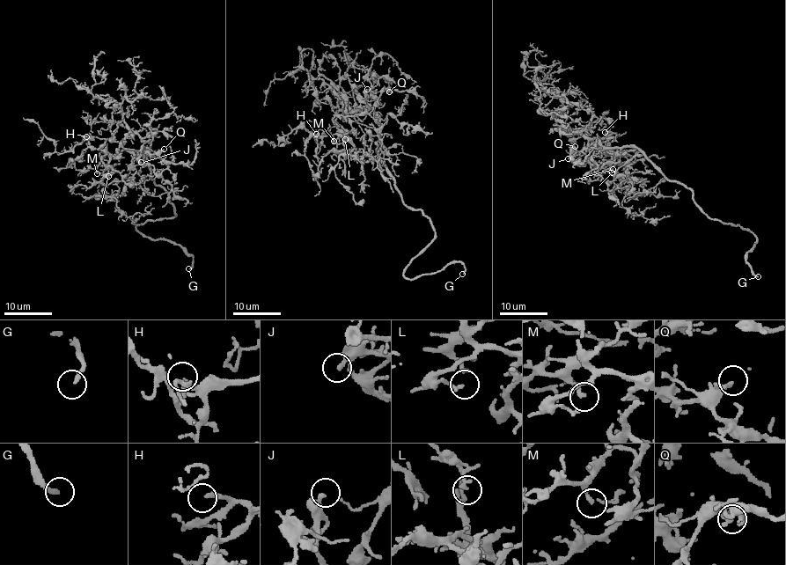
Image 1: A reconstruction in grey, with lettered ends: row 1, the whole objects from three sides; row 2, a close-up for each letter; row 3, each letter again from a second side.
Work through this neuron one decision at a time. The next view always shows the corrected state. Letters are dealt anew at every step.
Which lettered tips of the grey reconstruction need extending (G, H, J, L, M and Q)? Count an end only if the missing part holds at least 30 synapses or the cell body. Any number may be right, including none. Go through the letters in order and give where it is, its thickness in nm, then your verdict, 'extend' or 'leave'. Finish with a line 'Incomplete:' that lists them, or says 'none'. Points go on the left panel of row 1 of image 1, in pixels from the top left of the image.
G: place (188, 268); calibre 200 nm; extend
H: place (86, 136); calibre 240 nm; extend
J: place (141, 162); calibre 280 nm; leave
L: place (108, 176); calibre 180 nm; leave
M: place (97, 173); calibre 130 nm; leave
Q: place (164, 149); calibre 240 nm; leave
Incomplete: G, H

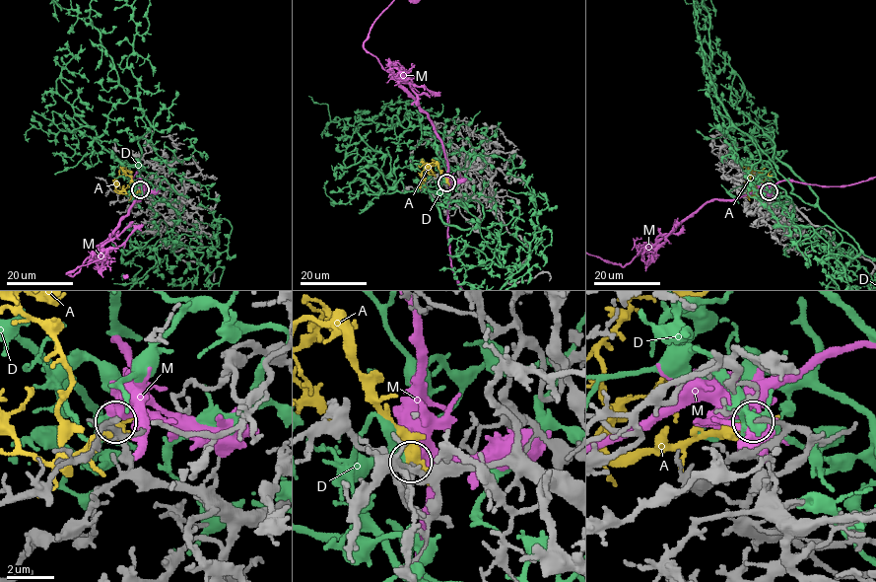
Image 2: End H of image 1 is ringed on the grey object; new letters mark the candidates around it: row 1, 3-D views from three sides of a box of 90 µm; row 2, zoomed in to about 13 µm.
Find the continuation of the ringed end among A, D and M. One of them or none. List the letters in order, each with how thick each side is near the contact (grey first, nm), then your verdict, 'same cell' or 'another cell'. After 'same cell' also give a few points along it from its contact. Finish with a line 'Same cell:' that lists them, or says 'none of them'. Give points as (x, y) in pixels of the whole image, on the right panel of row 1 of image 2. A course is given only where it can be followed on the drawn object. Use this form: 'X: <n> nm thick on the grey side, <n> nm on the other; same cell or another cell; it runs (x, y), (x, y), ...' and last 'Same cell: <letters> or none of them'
A: 280 nm thick on the grey side, 550 nm on the other; same cell
D: 240 nm thick on the grey side, 420 nm on the other; another cell
M: 240 nm thick on the grey side, 700 nm on the other; another cell
Same cell: A

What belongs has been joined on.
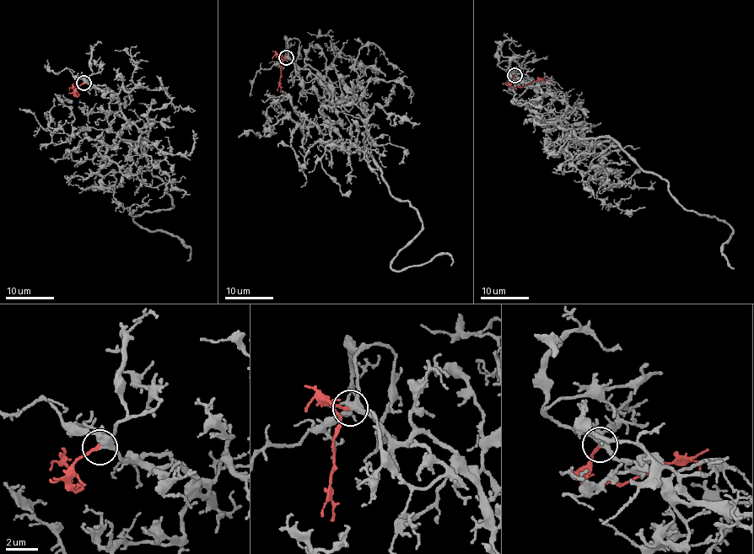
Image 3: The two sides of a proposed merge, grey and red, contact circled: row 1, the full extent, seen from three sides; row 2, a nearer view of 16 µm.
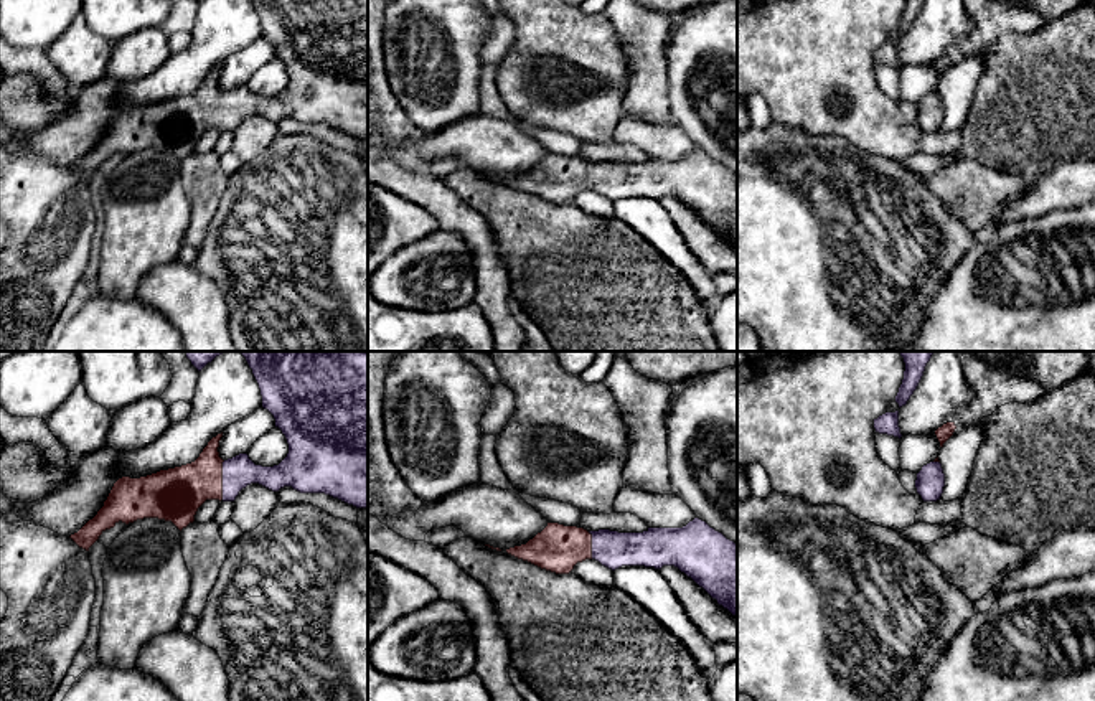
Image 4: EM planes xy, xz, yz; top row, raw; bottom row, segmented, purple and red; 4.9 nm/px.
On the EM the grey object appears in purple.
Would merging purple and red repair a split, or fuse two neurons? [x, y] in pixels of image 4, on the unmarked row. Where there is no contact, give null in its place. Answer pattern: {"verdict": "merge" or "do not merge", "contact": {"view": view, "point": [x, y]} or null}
{"verdict": "merge", "contact": {"view": "xy", "point": [223, 111]}}

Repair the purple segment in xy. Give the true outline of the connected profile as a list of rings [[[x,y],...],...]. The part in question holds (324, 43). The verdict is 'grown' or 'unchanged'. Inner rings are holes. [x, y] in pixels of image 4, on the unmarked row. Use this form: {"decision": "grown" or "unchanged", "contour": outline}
{"decision": "grown", "contour": [[[252,0],[252,5],[262,38],[274,46],[289,74],[289,84],[279,96],[256,96],[247,84],[223,91],[218,82],[221,63],[191,94],[140,109],[119,109],[97,145],[69,168],[89,181],[119,152],[129,155],[143,148],[172,152],[181,162],[195,152],[206,130],[234,132],[251,114],[272,122],[292,117],[300,124],[325,124],[368,140],[368,0]]]}

